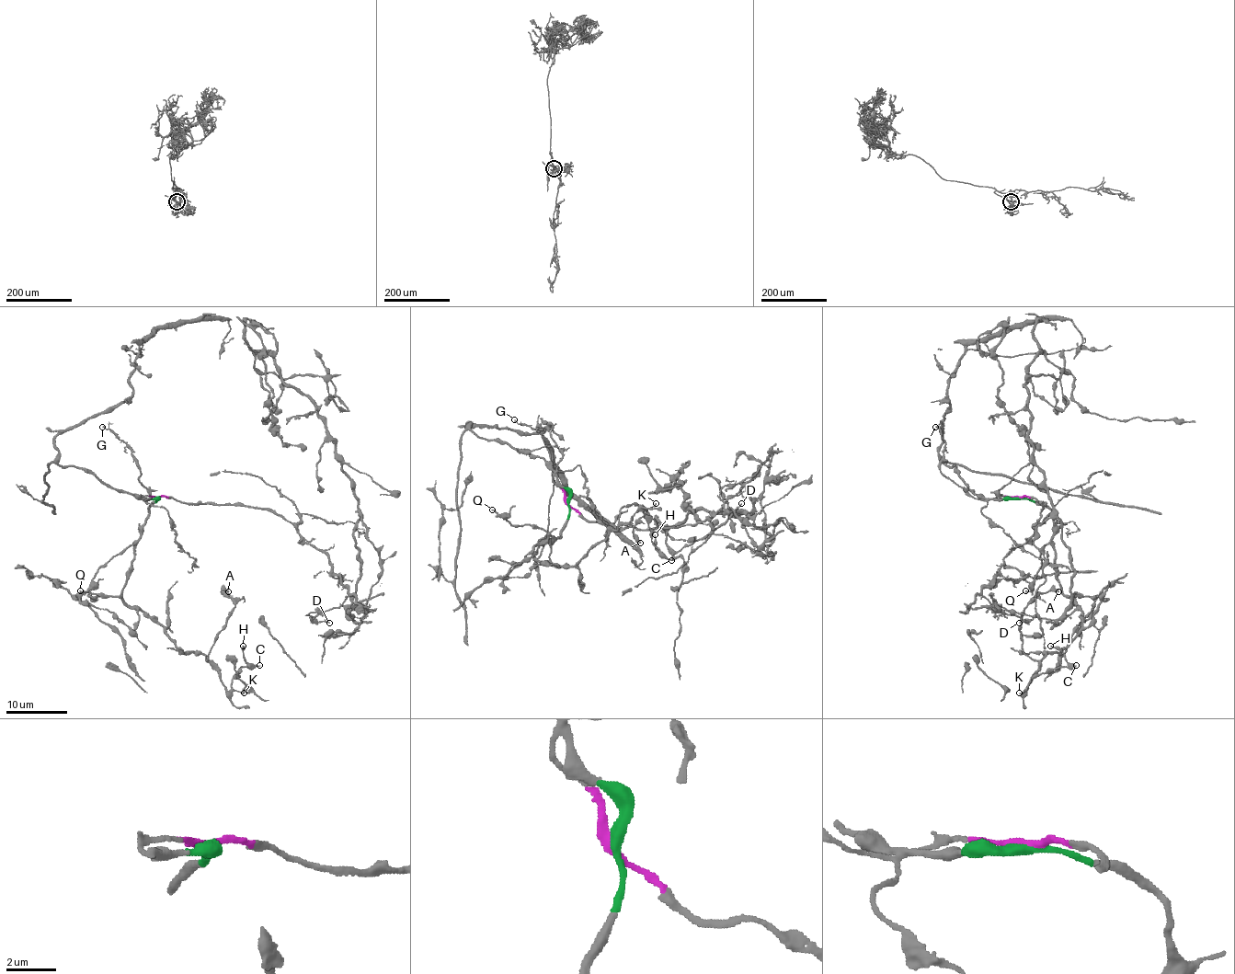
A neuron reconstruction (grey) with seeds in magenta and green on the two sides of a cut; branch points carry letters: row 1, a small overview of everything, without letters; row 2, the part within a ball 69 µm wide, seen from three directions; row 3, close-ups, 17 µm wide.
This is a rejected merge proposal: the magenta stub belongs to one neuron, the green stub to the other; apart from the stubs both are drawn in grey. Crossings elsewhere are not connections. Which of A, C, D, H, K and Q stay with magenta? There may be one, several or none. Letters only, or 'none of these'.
D

